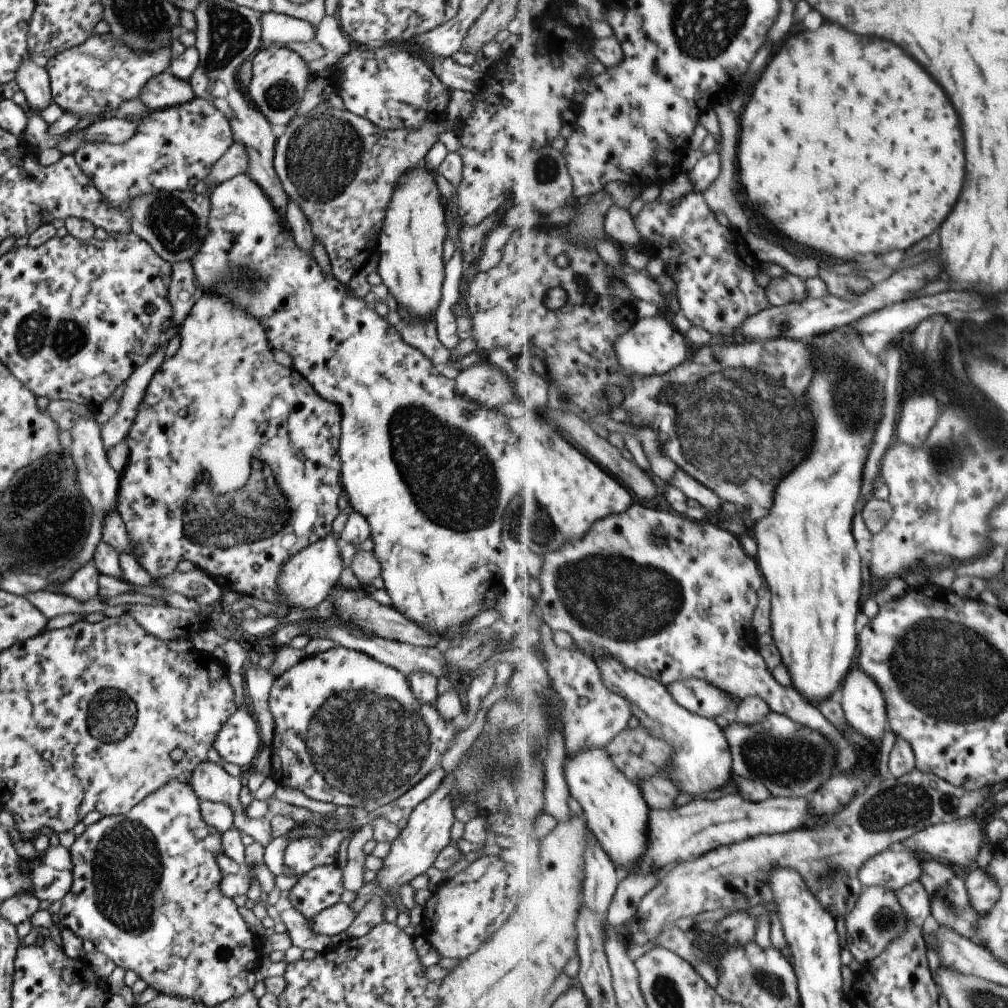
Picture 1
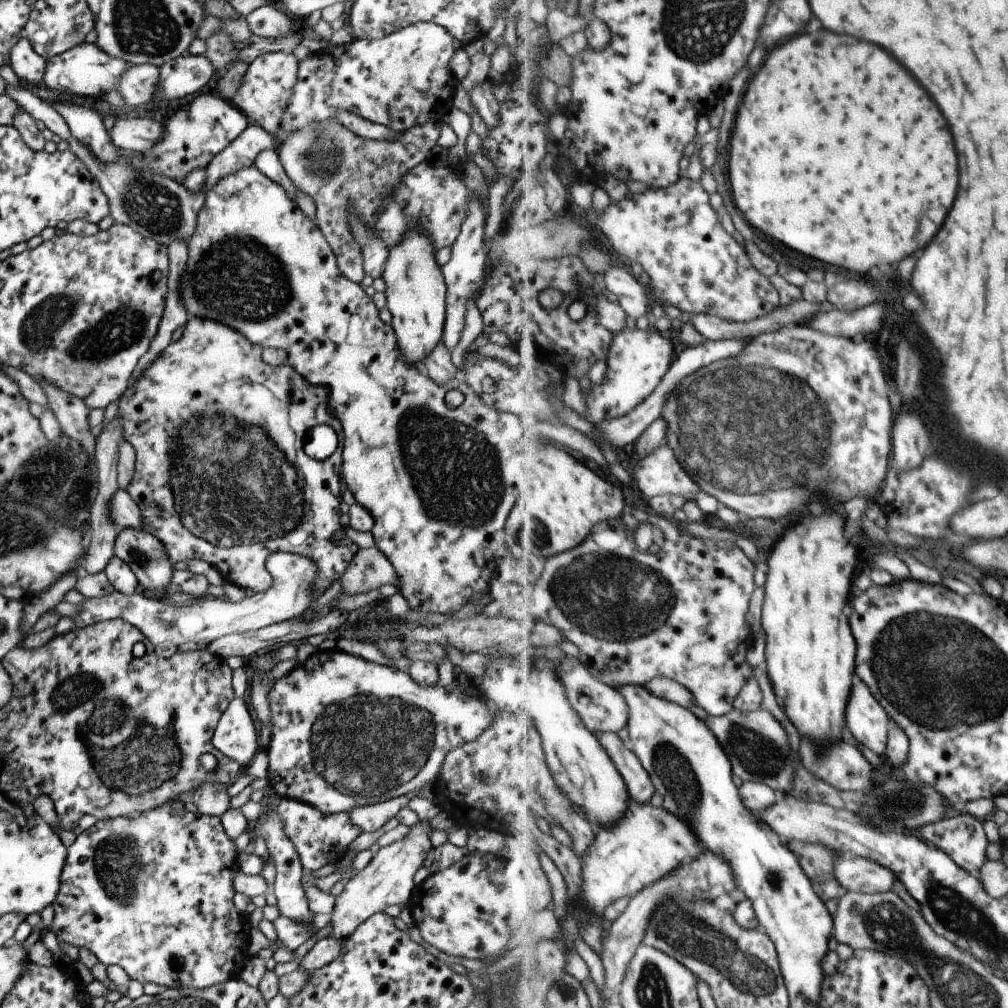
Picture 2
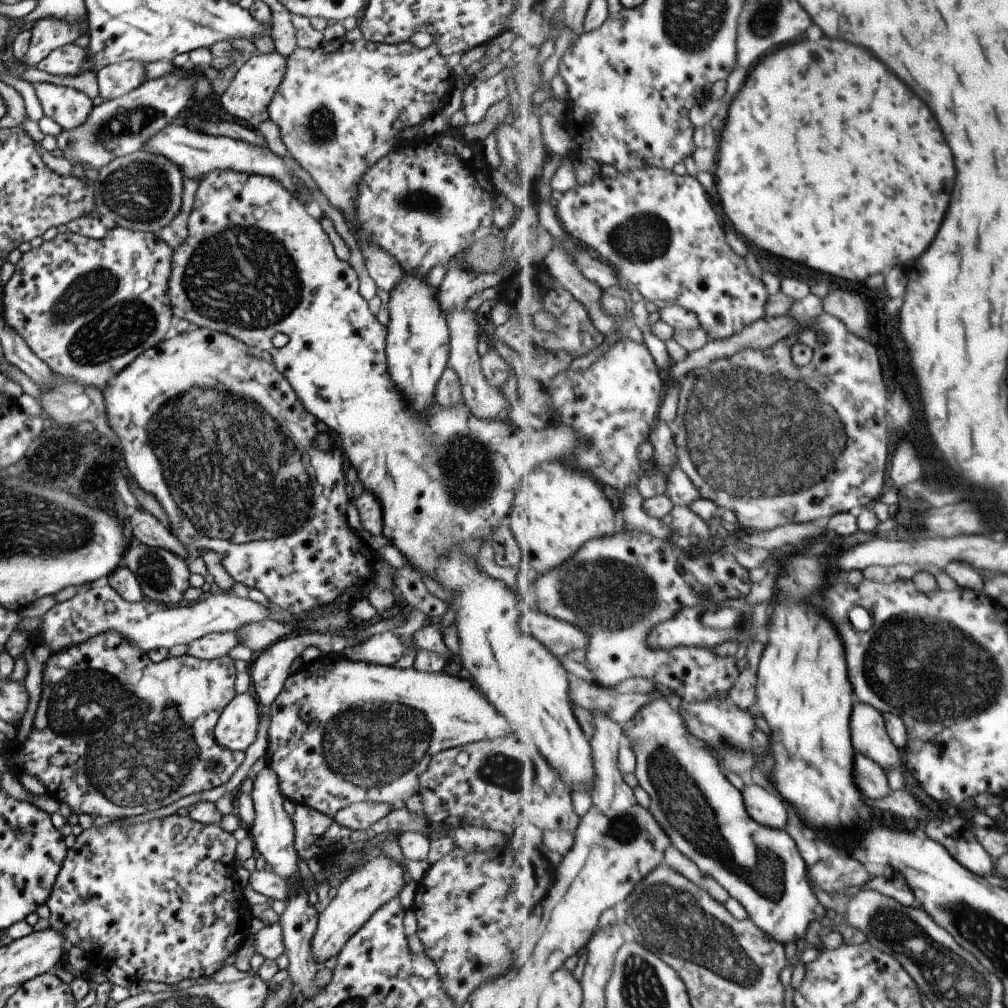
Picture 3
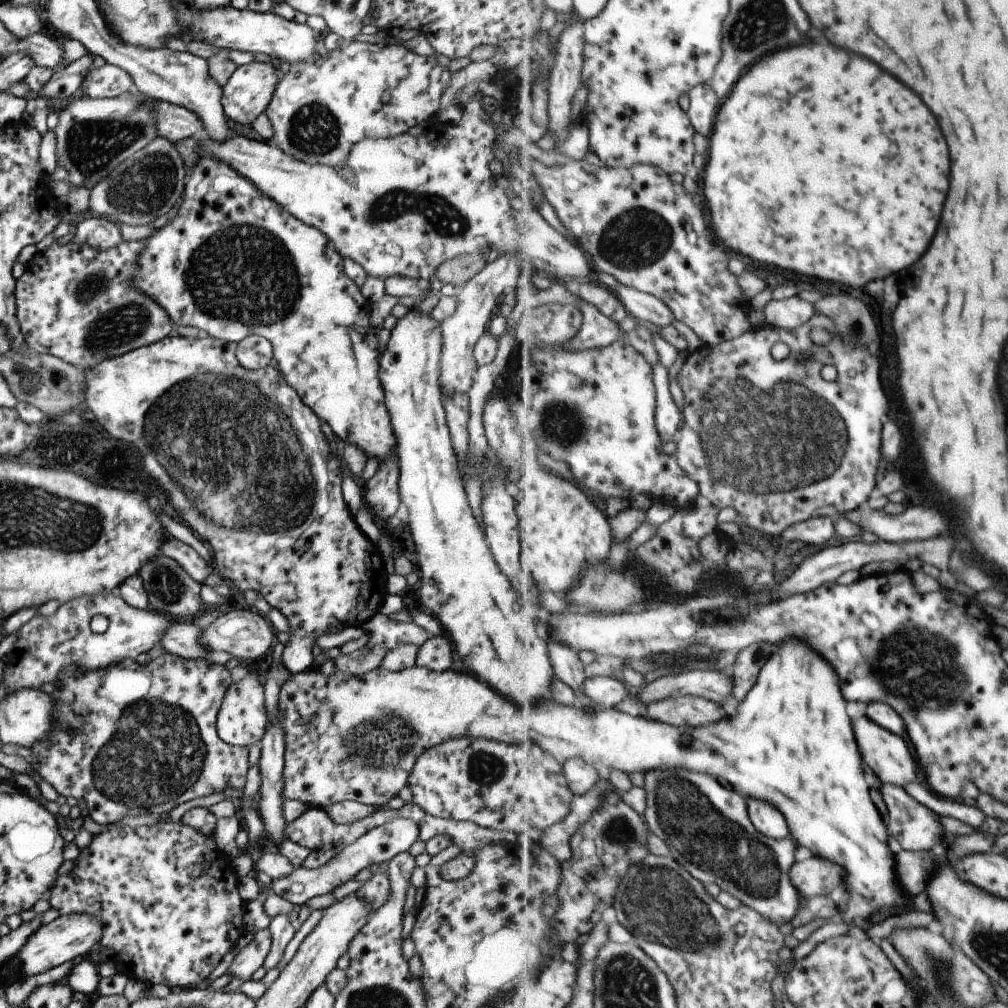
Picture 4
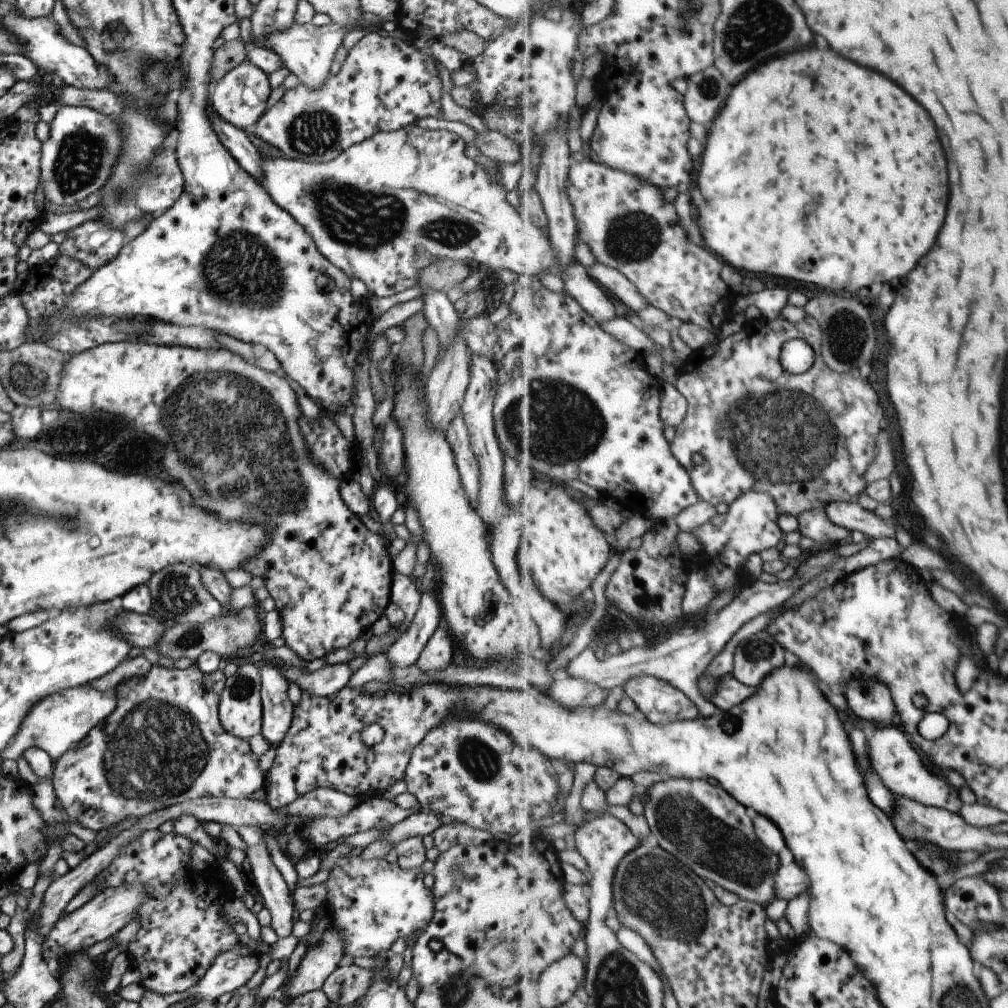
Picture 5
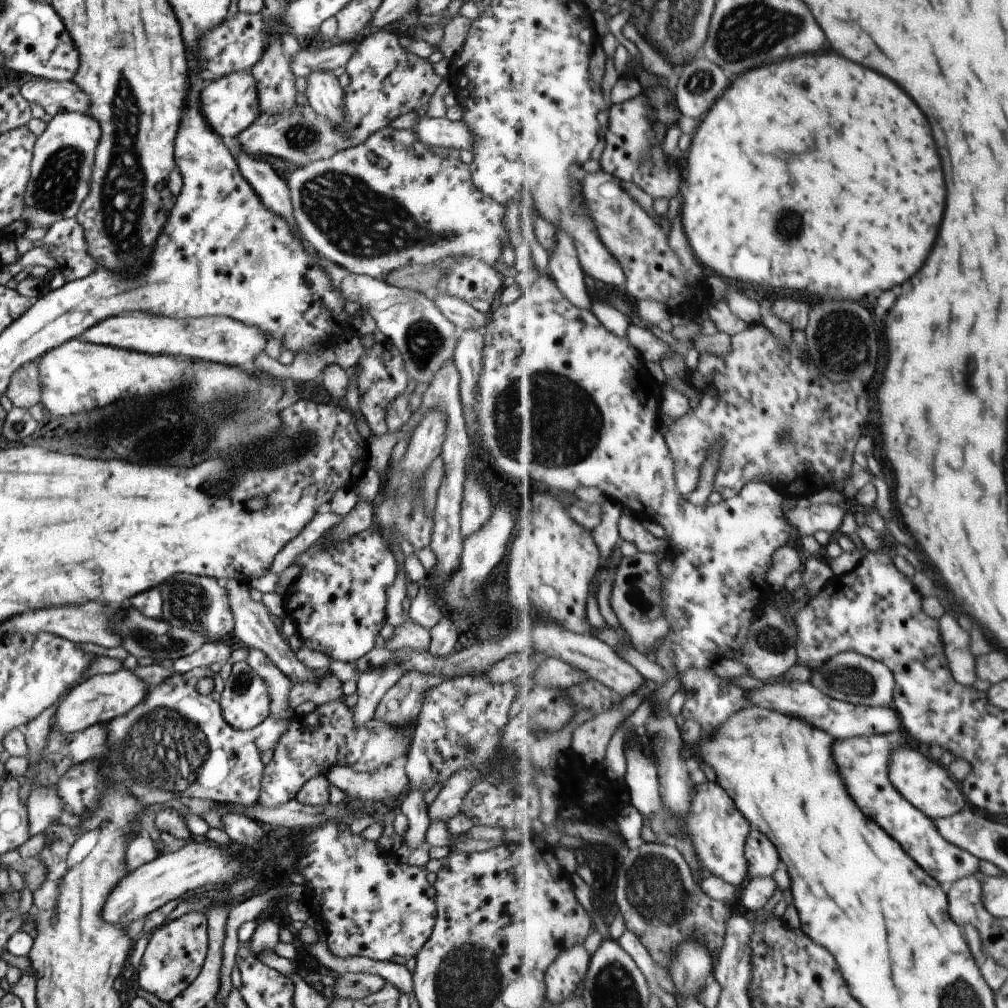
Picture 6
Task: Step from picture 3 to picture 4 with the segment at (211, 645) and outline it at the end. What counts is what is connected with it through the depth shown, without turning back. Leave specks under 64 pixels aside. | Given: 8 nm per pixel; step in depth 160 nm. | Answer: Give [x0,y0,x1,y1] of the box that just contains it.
[158,620,210,659]

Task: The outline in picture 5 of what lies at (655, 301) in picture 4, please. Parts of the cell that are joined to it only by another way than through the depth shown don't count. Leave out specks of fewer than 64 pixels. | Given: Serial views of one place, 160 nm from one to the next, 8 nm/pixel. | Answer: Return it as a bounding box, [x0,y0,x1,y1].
[588,262,650,313]

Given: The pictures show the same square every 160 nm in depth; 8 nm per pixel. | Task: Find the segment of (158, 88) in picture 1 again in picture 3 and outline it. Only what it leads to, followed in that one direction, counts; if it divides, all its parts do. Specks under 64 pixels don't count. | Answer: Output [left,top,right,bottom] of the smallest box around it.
[95,62,145,101]

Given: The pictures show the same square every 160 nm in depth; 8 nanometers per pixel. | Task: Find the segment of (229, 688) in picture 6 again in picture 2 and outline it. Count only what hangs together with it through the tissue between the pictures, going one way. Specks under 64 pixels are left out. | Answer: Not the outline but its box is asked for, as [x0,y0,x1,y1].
[210,698,257,769]

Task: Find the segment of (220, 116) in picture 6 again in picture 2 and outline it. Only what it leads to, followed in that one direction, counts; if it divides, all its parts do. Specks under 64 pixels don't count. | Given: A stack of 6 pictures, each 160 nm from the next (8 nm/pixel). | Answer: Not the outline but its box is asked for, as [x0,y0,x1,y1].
[229,51,298,133]

